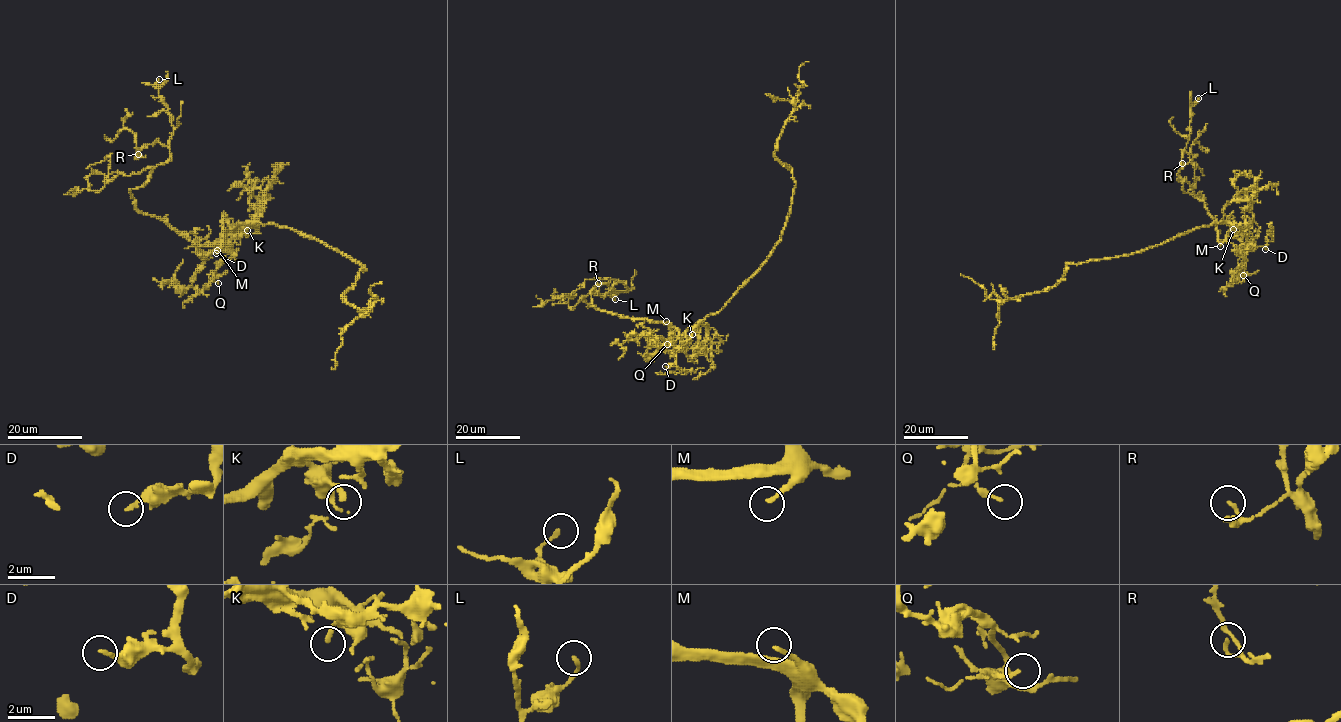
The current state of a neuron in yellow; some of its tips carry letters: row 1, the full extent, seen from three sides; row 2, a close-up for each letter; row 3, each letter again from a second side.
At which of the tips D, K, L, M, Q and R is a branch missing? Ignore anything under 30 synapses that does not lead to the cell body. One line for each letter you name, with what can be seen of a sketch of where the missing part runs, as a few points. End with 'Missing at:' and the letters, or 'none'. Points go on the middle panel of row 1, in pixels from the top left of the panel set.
M: course (666, 321), (658, 323), (658, 338), (650, 361), (653, 383), (672, 408), (682, 417), (698, 421)
Missing at: M

